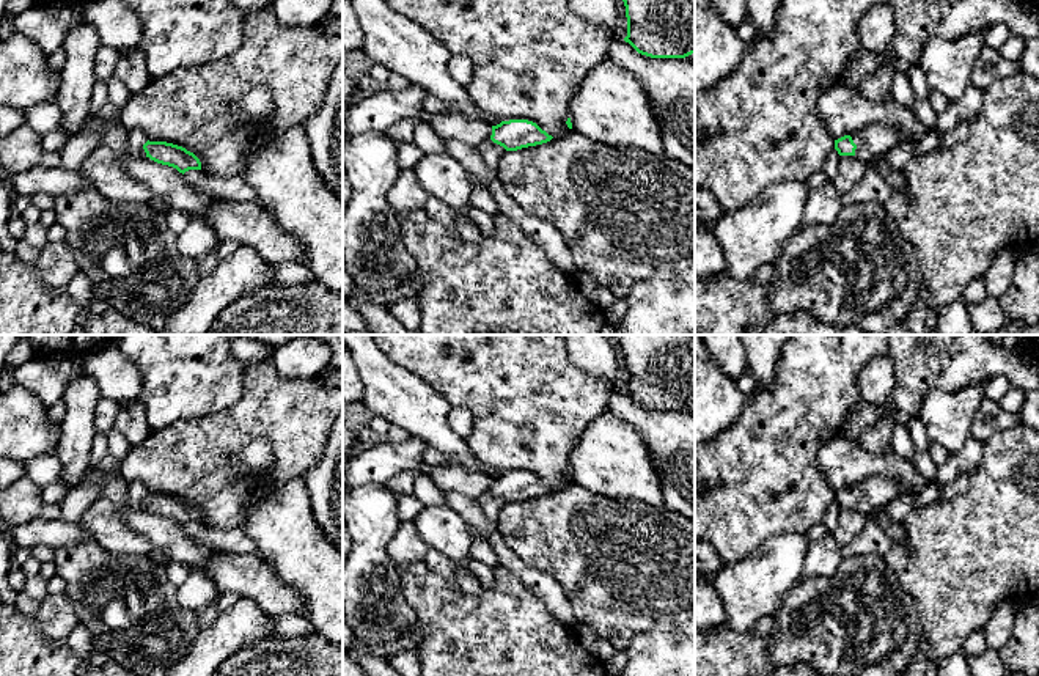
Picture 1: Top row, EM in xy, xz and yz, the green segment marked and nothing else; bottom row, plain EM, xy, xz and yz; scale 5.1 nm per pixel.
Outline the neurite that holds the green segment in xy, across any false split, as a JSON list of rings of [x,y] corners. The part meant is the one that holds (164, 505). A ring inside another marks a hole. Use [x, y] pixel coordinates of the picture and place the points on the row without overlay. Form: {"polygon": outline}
{"polygon": [[[137,481],[127,483],[126,501],[134,509],[149,509],[157,516],[176,520],[182,527],[189,522],[201,522],[201,514],[193,505],[173,495],[149,494],[148,489]]]}

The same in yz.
{"polygon": [[[872,476],[858,486],[844,487],[835,492],[835,501],[839,508],[855,508],[863,516],[871,517],[872,513],[907,492],[902,486],[887,476]]]}

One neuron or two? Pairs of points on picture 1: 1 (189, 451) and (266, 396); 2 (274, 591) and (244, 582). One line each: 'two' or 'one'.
1: one
2: one

